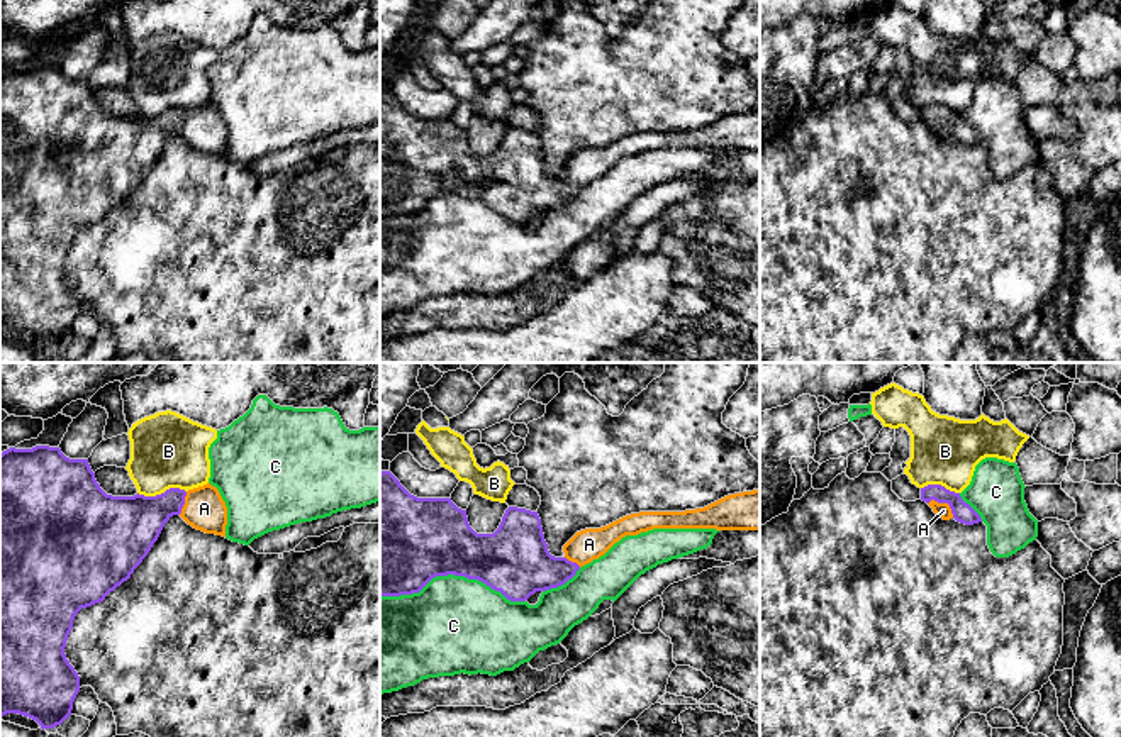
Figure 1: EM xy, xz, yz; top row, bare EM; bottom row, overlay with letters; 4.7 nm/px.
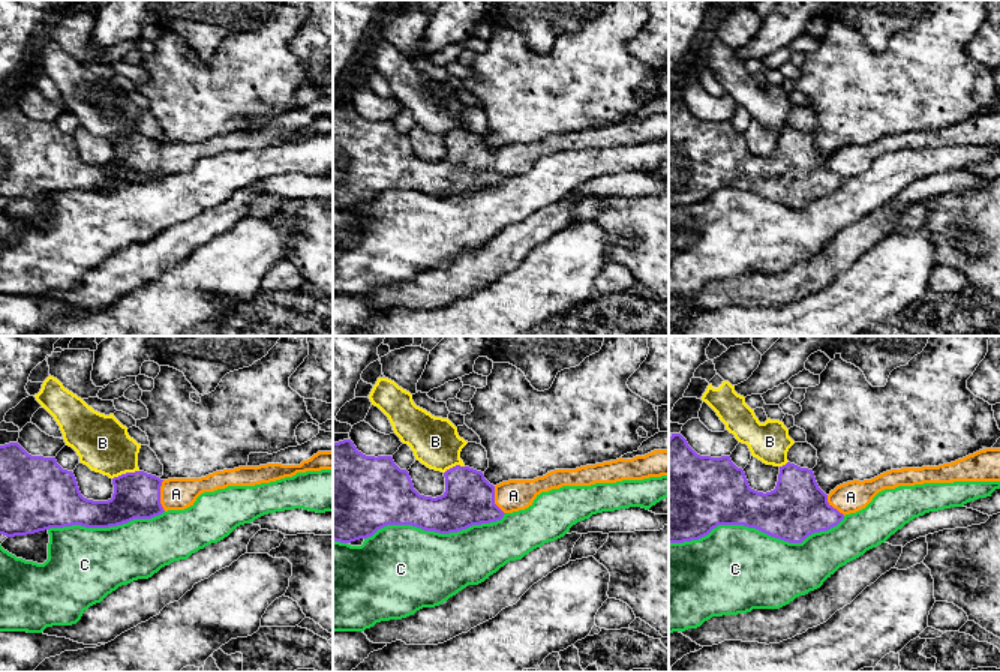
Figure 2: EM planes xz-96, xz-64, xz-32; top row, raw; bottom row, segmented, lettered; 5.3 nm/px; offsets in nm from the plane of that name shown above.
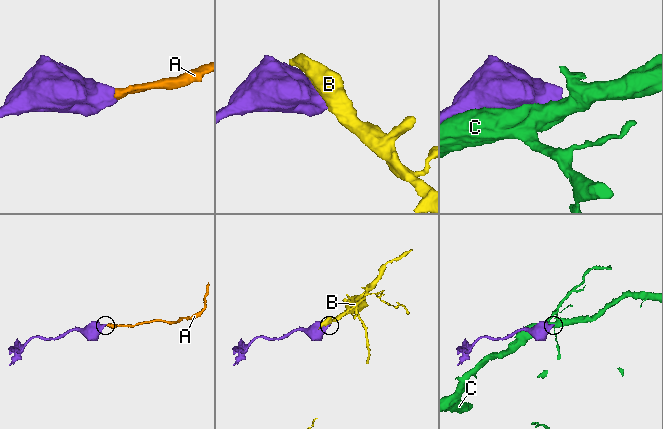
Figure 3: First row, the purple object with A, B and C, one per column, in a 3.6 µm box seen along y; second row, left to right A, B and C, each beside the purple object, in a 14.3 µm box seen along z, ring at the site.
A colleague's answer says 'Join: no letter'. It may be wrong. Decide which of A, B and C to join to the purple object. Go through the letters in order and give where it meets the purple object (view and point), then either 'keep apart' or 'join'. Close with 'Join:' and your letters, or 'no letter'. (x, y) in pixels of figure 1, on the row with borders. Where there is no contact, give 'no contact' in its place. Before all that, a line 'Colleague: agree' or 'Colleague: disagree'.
Colleague: disagree
A: contact yz (945, 502); join
B: contact xy (161, 493); keep apart
C: contact xz (453, 573); keep apart
Join: A

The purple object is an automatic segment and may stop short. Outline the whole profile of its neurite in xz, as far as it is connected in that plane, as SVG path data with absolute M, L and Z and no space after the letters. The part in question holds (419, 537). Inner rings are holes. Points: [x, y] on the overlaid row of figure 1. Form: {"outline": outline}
{"outline": "M380 473L380 596L419 593L436 576L478 579L510 601L526 601L536 591L558 588L577 571L604 556L626 535L653 529L760 530L760 488L728 495L704 508L685 512L639 512L600 529L577 532L563 557L548 551L538 512L509 507L494 534L477 534L451 498L417 498L390 473Z"}

